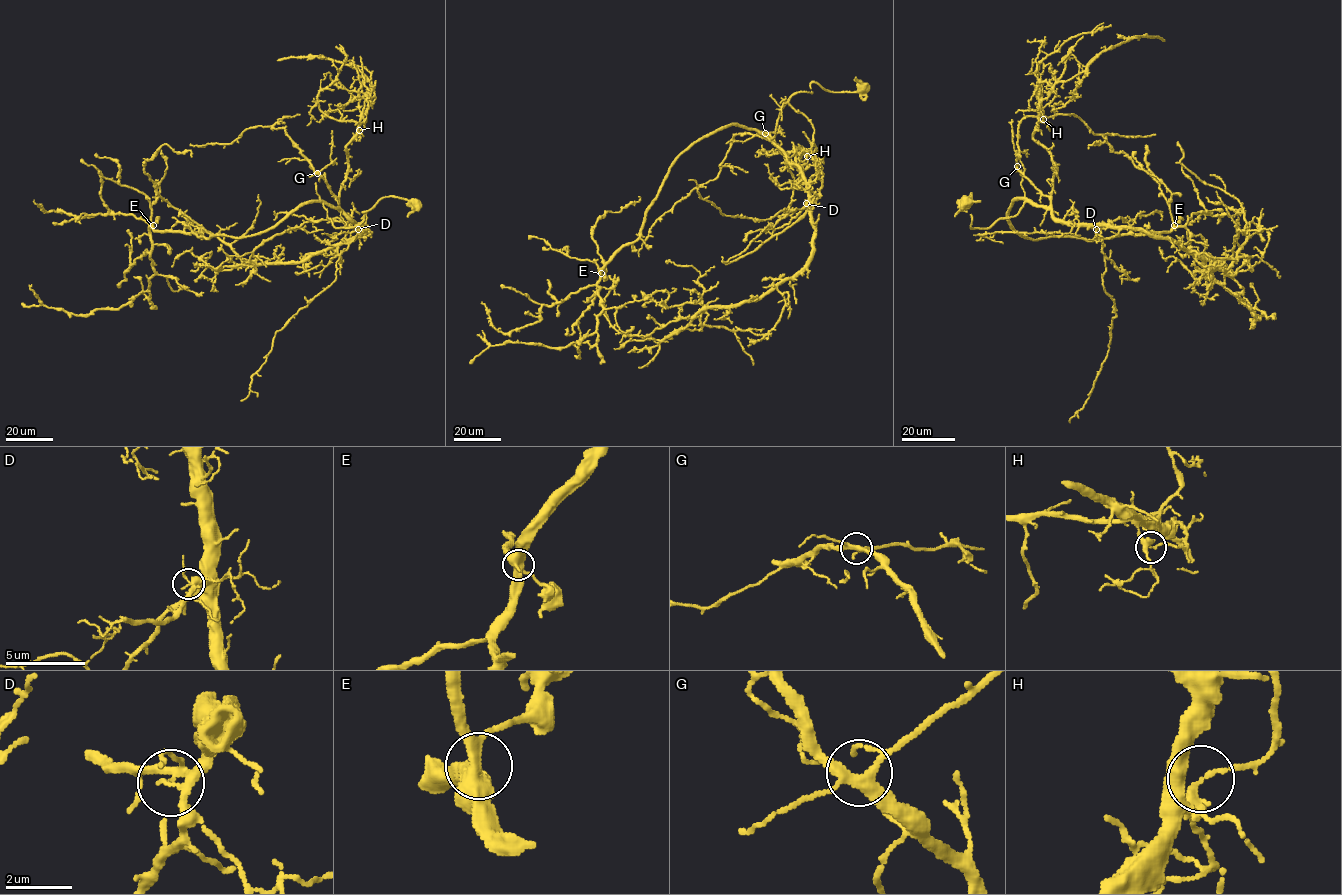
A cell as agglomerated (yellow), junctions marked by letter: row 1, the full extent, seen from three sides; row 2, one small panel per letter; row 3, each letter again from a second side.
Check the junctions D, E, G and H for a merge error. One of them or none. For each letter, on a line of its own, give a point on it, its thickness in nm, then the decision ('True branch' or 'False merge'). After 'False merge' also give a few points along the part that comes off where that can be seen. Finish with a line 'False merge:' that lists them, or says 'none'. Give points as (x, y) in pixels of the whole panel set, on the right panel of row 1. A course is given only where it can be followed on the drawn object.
D: Place: (1096, 229). Thickness 200 nm. True branch
E: Place: (1174, 225). Thickness 400 nm. True branch
G: Place: (1017, 166). Thickness 300 nm. True branch
H: Place: (1043, 119). Thickness 200 nm. False merge. Course of the part to remove: (1043, 119), (1039, 83), (1054, 85), (1072, 78), (1105, 51), (1131, 38), (1158, 37), (1164, 41)
False merge: H

